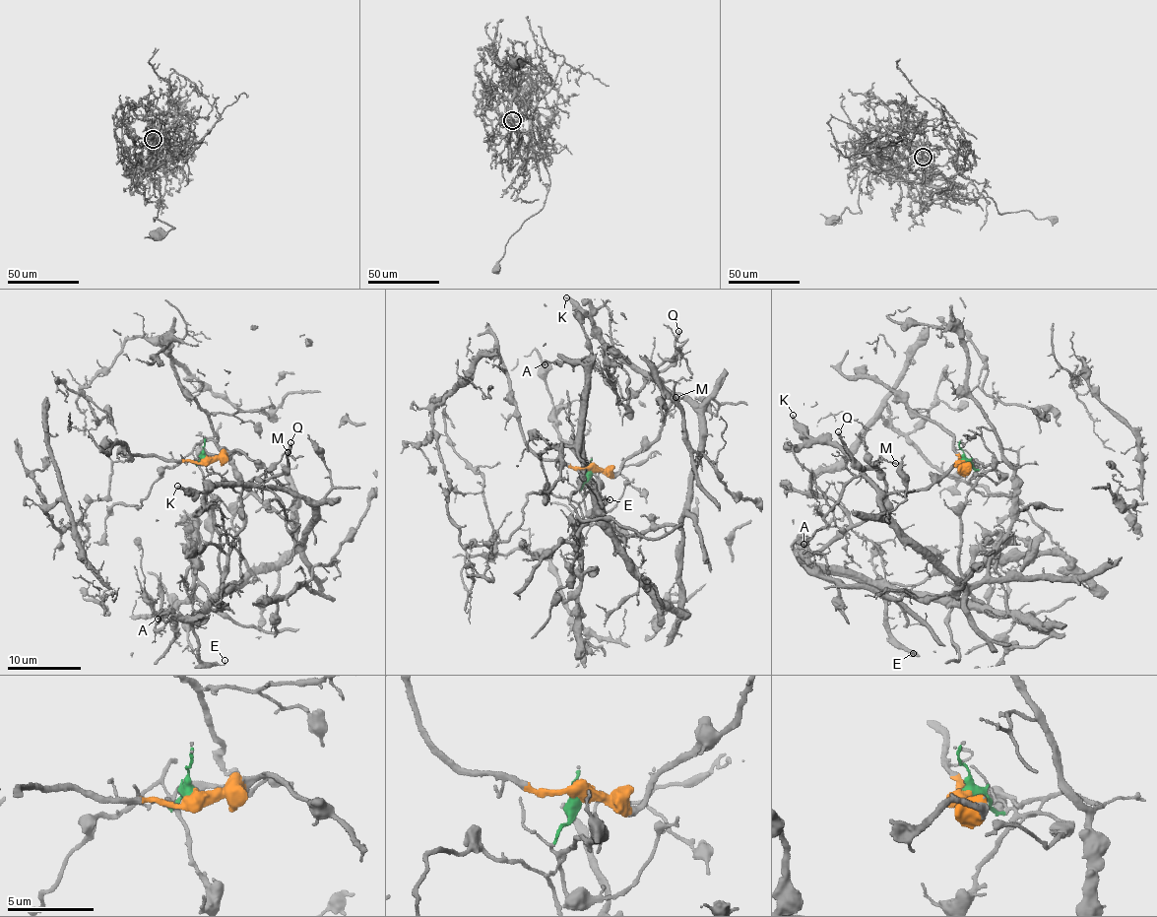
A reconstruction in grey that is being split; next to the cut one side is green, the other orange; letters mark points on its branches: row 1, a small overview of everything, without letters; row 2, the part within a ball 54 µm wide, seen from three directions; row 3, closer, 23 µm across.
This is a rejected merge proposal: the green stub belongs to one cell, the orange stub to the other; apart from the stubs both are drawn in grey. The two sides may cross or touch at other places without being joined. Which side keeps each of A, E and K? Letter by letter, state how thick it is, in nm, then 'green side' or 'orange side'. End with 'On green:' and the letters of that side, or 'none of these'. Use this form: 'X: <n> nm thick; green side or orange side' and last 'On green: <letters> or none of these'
A: 160 nm thick; green side
E: 100 nm thick; green side
K: 320 nm thick; orange side
On green: A, E

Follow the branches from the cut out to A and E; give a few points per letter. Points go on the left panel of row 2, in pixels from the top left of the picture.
A: (205, 458), (196, 464), (214, 504), (220, 590), (198, 623), (198, 617), (198, 622), (171, 614), (157, 619)
E: (205, 458), (196, 464), (214, 504), (222, 587), (193, 625), (198, 659), (223, 665), (224, 661)

